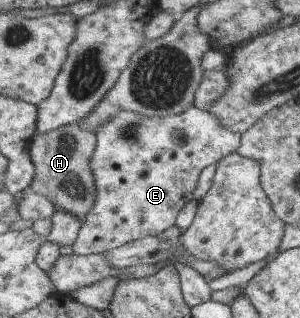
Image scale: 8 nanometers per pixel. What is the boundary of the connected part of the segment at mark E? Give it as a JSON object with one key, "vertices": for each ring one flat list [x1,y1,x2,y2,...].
{"vertices":[[197,106,163,118,121,111,97,136,92,167,98,197,73,246,77,255,107,253,173,228,179,212,194,199,201,171,241,148,241,133,226,129]]}

